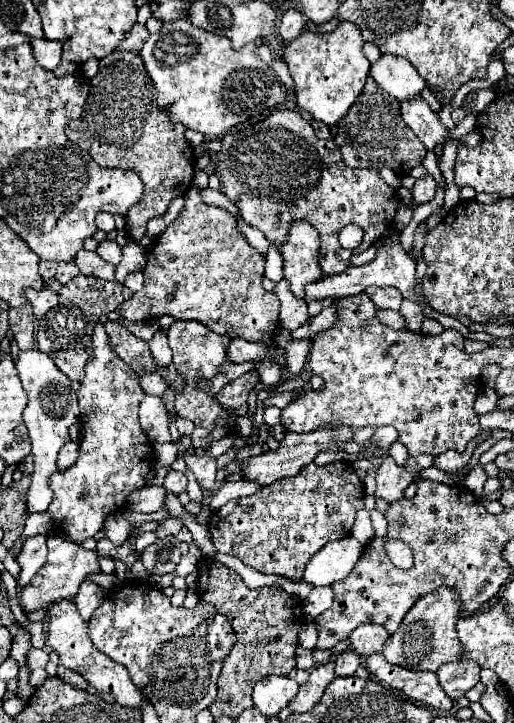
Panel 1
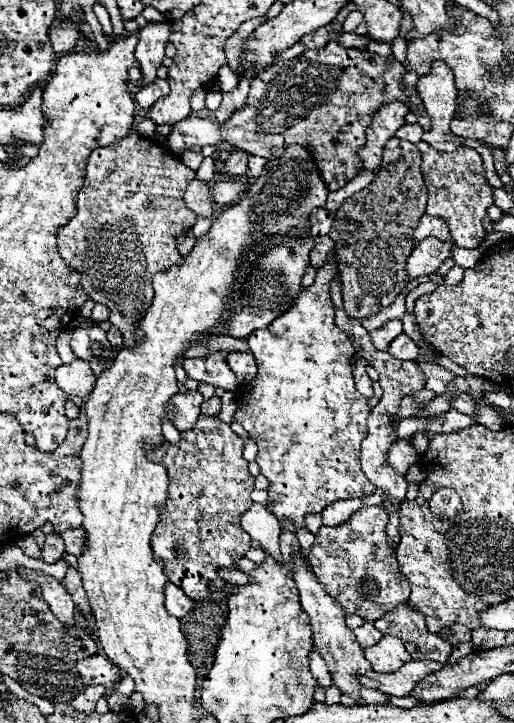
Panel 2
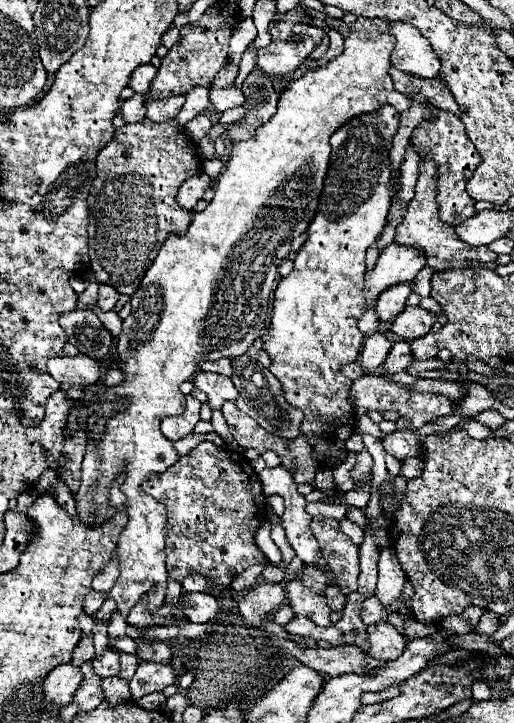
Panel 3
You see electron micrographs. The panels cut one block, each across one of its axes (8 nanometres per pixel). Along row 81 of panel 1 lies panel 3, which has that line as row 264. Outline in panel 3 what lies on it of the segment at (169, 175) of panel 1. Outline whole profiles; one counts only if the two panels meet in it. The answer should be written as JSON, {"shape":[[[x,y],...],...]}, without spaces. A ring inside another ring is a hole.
{"shape":[[[144,118],[134,126],[124,124],[122,128],[116,128],[114,140],[108,146],[104,146],[96,158],[96,170],[98,172],[88,196],[90,266],[100,284],[110,284],[120,294],[132,296],[132,292],[138,288],[138,282],[142,280],[142,274],[150,268],[150,262],[156,258],[166,236],[170,232],[186,234],[190,214],[178,208],[174,198],[178,186],[182,186],[184,180],[202,174],[202,160],[196,152],[194,140],[176,124],[176,120],[156,124]]]}

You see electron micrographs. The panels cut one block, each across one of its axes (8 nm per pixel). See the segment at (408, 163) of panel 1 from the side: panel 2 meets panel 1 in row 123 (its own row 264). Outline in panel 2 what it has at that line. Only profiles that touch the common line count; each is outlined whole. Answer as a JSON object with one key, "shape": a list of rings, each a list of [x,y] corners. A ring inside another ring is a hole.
{"shape":[[[390,138],[384,146],[380,172],[364,190],[350,196],[336,210],[330,230],[348,316],[358,320],[374,316],[406,288],[404,264],[414,248],[412,236],[424,214],[426,200],[428,190],[420,172],[420,150],[412,142]]]}

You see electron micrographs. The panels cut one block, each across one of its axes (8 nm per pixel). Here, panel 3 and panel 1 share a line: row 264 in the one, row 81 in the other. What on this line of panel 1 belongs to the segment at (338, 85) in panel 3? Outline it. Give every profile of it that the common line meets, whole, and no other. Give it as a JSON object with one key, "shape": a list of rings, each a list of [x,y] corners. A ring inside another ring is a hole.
{"shape":[[[190,20],[162,24],[160,32],[150,34],[140,56],[156,86],[158,108],[168,110],[170,106],[172,122],[182,122],[184,128],[210,138],[222,138],[232,126],[286,100],[286,88],[276,78],[272,66],[260,60],[254,42],[234,50],[228,38],[194,28]]]}

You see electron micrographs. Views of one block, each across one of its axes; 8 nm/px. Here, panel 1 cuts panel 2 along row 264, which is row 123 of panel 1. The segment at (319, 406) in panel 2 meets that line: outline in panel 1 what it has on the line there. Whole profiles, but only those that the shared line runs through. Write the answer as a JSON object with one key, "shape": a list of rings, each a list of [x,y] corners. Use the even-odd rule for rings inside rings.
{"shape":[[[340,22],[330,34],[304,32],[292,40],[282,50],[282,60],[294,78],[298,106],[308,110],[316,120],[334,126],[354,104],[368,78],[370,62],[362,52],[362,44],[360,30],[350,22]]]}

